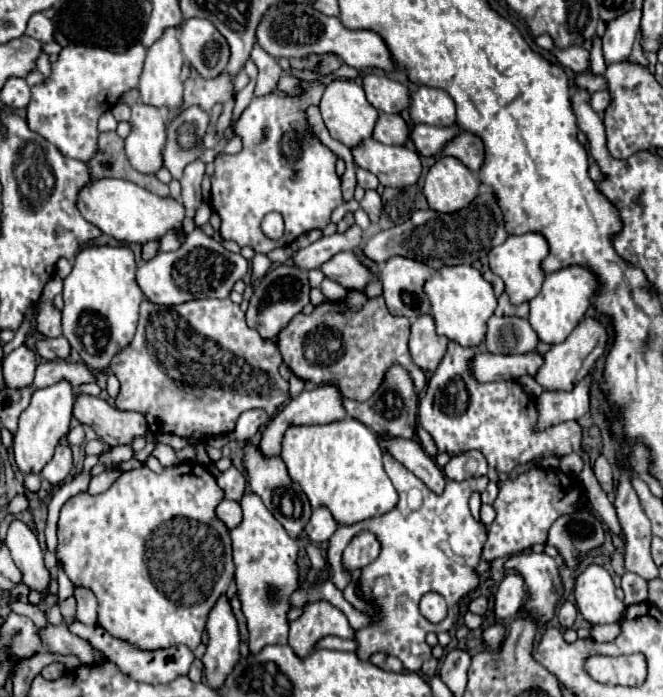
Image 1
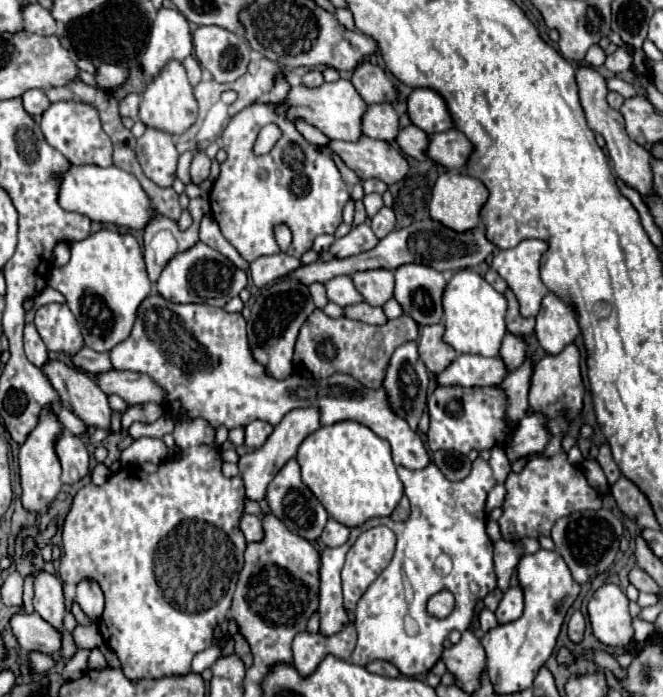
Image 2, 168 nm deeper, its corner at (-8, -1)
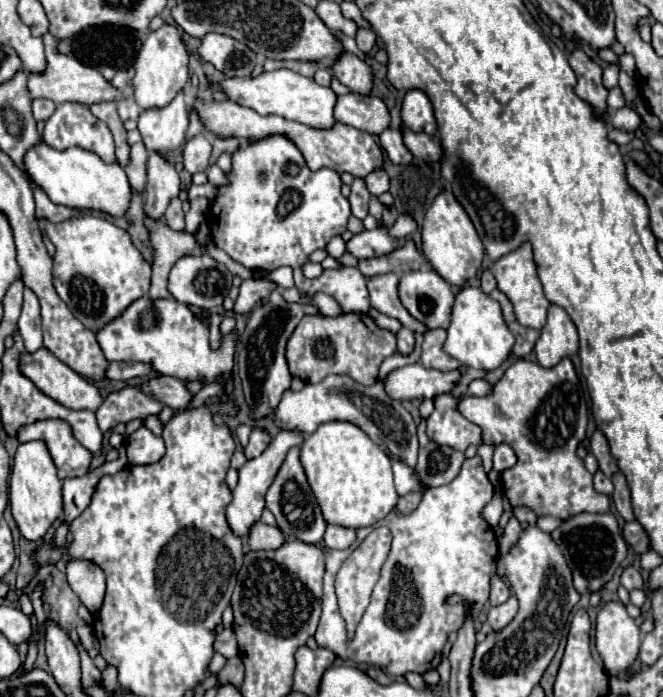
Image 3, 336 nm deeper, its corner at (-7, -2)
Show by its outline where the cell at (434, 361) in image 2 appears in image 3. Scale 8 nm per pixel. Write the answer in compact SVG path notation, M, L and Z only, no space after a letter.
M443 328L429 330L425 334L423 354L421 354L421 364L425 368L435 368L435 370L441 370L441 372L449 372L449 370L463 368L455 358L447 356L443 352L443 340L445 340L445 336L447 336L447 332Z

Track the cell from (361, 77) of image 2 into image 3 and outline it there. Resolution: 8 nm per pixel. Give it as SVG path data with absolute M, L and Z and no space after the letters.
M341 52L339 58L331 64L331 72L341 84L349 86L353 92L359 92L359 94L371 92L371 86L373 86L371 68L357 56L349 52Z

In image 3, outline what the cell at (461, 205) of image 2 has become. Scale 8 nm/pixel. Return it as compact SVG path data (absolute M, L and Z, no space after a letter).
M451 190L441 192L425 214L425 222L421 228L421 252L427 258L427 262L433 266L433 270L439 276L443 276L443 280L447 280L451 286L465 286L481 268L481 260L485 254L483 244L469 216L455 200Z

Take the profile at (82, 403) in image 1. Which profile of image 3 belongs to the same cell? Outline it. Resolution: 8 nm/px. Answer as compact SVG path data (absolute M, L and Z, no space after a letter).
M39 348L37 352L23 352L23 356L19 356L19 370L23 372L23 376L27 376L45 396L53 398L55 402L63 404L65 408L71 410L97 410L101 404L101 394L99 390L87 382L83 376L79 376L77 372L73 372L69 366L65 366L59 358L55 358L47 348Z

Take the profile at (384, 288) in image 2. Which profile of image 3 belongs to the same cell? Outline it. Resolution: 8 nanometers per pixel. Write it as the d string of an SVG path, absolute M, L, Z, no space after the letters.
M381 274L381 276L373 276L367 280L367 290L371 296L371 306L375 310L379 310L385 316L391 316L395 320L399 320L405 328L413 330L413 332L429 332L429 328L425 324L419 324L419 320L415 320L401 304L399 294L397 294L397 284L399 284L399 276L397 274Z

